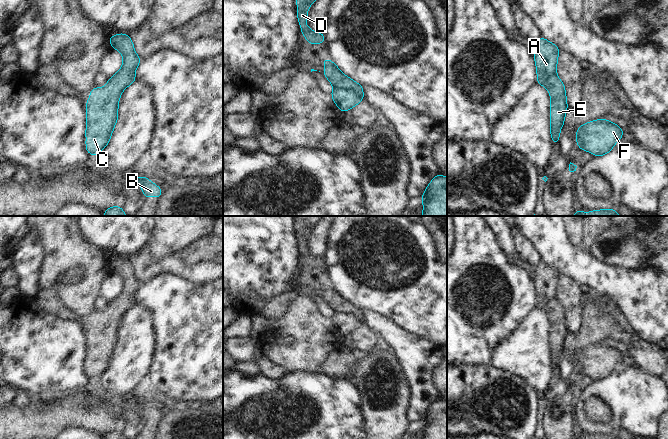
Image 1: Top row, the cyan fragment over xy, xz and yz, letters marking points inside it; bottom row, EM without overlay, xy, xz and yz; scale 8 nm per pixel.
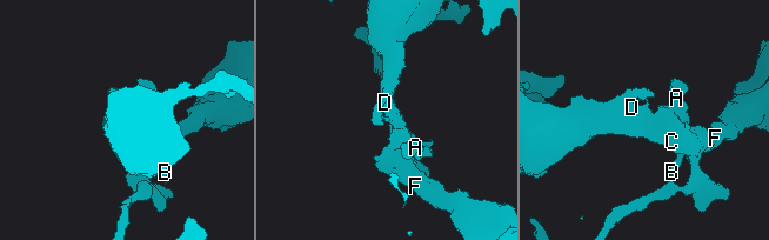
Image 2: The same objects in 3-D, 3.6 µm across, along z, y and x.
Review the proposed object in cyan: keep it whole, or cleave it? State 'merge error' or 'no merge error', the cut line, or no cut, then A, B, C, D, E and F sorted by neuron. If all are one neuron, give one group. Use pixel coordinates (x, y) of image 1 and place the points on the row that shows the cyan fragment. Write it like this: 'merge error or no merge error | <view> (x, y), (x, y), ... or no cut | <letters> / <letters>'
merge error | xz (334, 86), (354, 86), (355, 93), (361, 99) | A C D F / B E

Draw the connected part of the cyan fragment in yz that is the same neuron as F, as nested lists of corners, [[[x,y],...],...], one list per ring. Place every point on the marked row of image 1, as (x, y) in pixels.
[[[599,119],[581,125],[576,131],[577,146],[595,157],[607,154],[616,142],[623,138],[623,130],[607,119]]]

